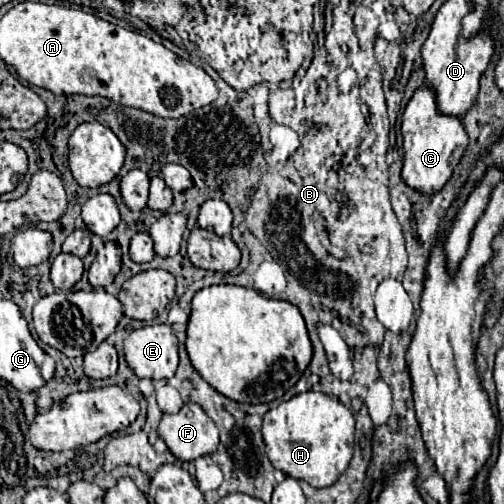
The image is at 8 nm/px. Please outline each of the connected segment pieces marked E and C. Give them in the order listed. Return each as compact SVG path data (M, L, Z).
M149 325L125 339L125 359L137 377L171 379L179 365L177 347L177 335L169 325Z
M419 87L403 113L401 133L403 133L403 171L401 179L415 191L423 195L435 195L449 181L453 167L463 157L469 143L463 123L455 117L439 115L435 111L435 93L427 87Z

